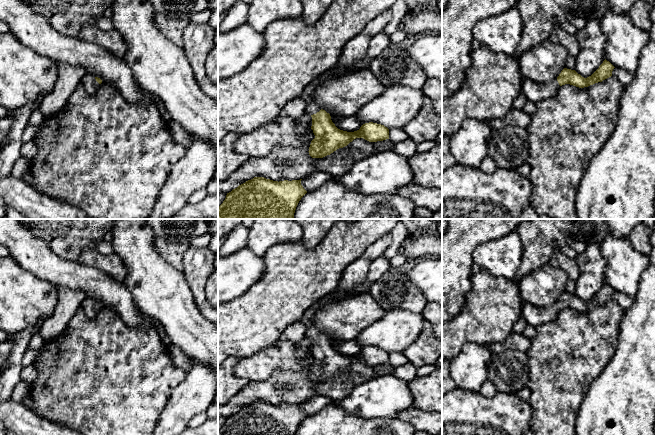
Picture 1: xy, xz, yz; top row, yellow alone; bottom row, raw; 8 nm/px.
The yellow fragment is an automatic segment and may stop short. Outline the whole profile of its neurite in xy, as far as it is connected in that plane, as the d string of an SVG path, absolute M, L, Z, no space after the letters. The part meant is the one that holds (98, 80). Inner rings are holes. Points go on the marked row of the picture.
M86 74L81 81L85 91L88 94L95 94L98 87L102 83L102 80L98 77L94 77L90 74Z

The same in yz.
M606 59L599 68L589 77L584 78L575 70L564 68L559 76L549 83L537 83L527 78L522 78L521 94L528 101L538 103L554 96L558 88L565 84L570 84L579 88L588 87L612 76L615 67Z

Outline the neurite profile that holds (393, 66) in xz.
M390 43L367 69L386 88L409 86L422 89L427 80L421 66L409 56L406 46L401 43Z

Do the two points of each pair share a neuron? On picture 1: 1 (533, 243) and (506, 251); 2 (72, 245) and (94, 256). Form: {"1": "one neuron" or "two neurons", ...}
{"1": "two neurons", "2": "two neurons"}

